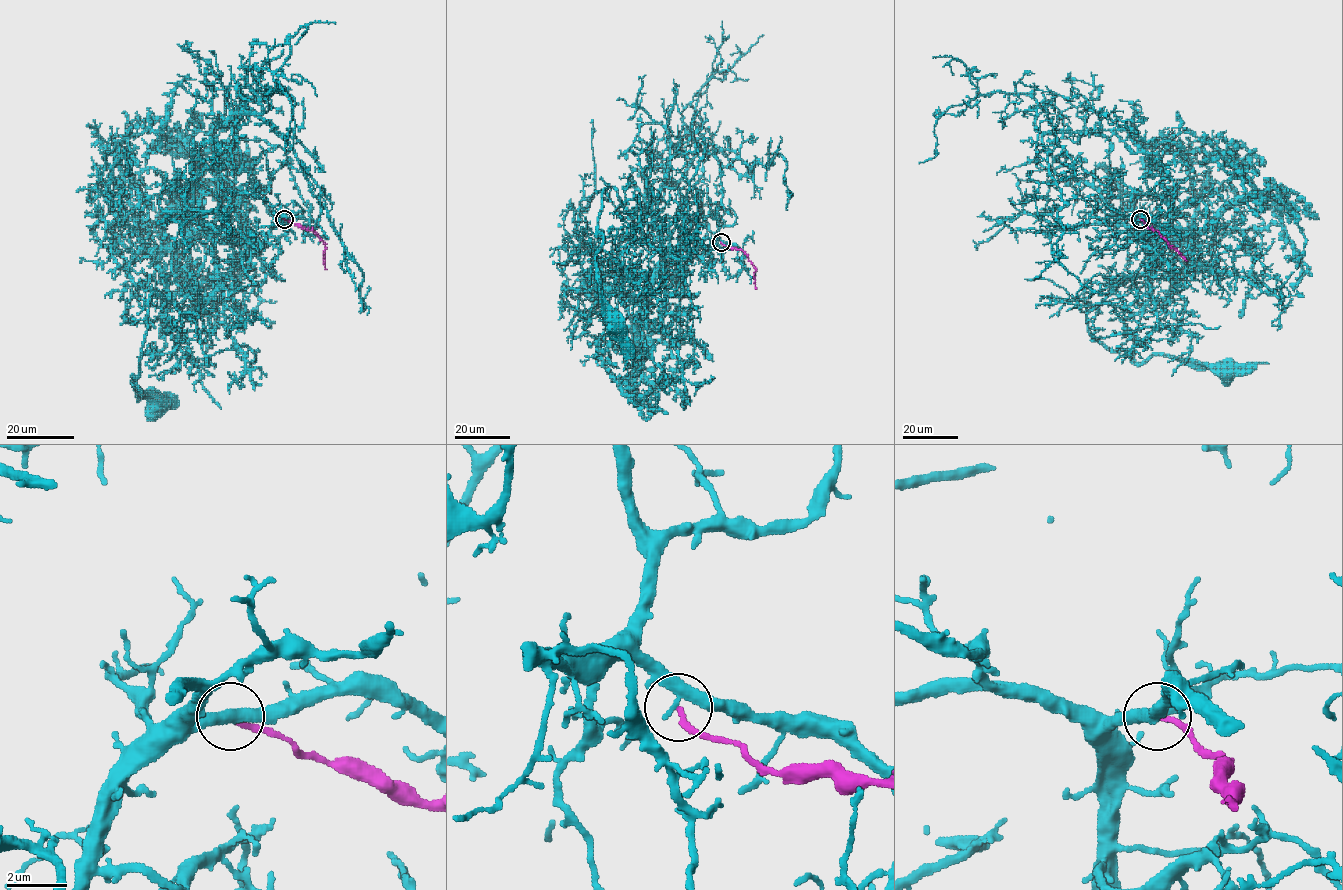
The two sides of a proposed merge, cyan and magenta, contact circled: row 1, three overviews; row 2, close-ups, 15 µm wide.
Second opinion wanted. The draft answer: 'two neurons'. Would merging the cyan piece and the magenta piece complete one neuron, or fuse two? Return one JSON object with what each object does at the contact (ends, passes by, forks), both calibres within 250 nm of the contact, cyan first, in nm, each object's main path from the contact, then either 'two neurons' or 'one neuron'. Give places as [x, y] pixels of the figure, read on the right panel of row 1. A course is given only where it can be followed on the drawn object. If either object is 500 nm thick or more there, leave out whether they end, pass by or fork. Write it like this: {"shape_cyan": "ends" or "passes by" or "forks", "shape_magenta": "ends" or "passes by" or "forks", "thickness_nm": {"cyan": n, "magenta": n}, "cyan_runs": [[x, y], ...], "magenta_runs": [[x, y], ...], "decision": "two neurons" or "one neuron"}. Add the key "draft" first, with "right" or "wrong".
{"draft": "right", "shape_cyan": "passes by", "shape_magenta": "ends", "thickness_nm": {"cyan": 300, "magenta": 190}, "cyan_runs": [[1140, 219], [1136, 237], [1153, 238], [1141, 266], [1115, 288], [1084, 280], [1088, 332], [1138, 362], [1225, 371]], "magenta_runs": [[1141, 219], [1186, 261]], "decision": "two neurons"}

